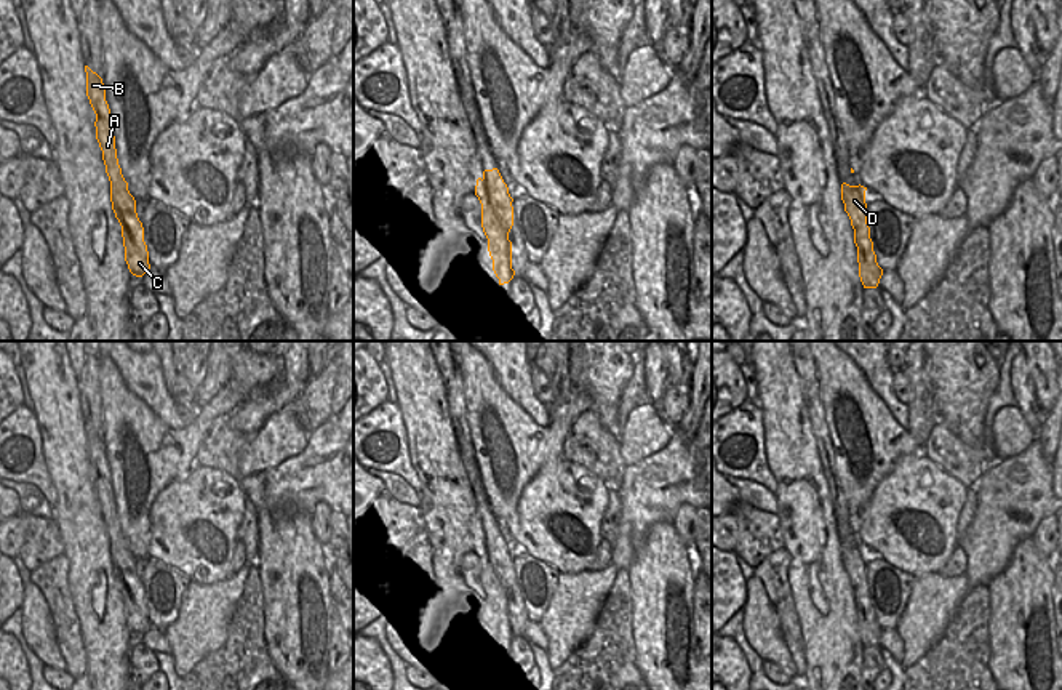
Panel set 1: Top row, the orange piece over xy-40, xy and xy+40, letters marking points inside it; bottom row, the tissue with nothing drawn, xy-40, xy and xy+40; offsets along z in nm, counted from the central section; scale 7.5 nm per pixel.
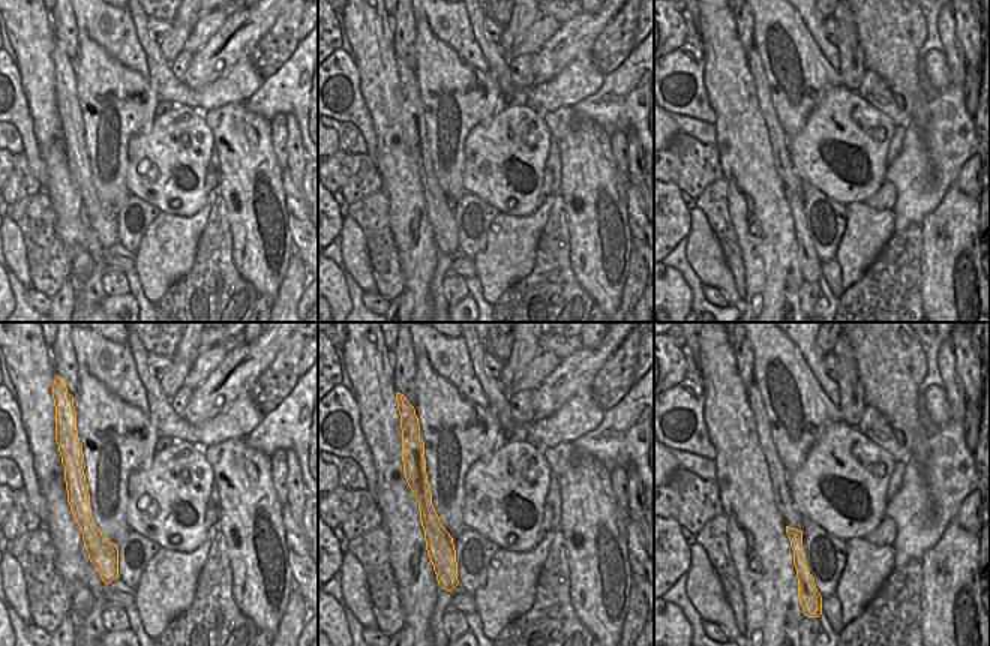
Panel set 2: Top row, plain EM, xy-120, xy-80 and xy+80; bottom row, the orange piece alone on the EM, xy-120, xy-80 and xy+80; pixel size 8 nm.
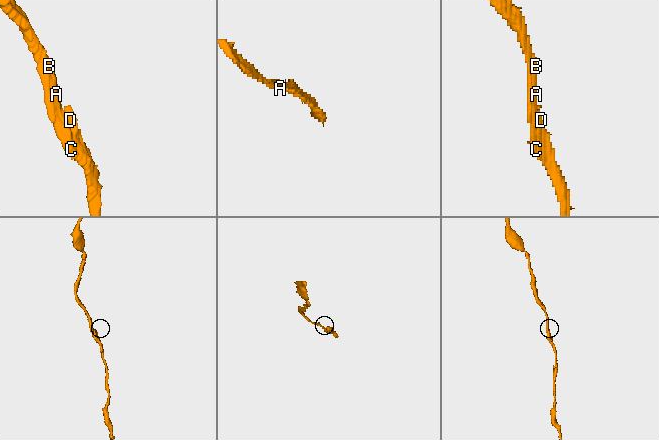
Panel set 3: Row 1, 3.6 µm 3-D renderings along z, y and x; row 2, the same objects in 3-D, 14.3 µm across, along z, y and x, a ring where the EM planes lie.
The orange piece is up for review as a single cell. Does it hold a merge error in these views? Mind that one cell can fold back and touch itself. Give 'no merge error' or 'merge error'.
no merge error

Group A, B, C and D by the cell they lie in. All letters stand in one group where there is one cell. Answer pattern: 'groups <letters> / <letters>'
groups A B C D

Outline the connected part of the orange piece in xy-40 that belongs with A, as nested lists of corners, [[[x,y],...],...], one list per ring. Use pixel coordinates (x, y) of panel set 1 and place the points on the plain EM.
[[[85,424],[86,455],[96,472],[96,498],[102,509],[106,532],[110,540],[110,560],[115,576],[122,584],[125,620],[133,634],[142,636],[149,628],[149,610],[144,600],[144,586],[136,572],[136,559],[128,549],[117,517],[115,495],[112,491],[110,467],[106,459],[102,437]]]

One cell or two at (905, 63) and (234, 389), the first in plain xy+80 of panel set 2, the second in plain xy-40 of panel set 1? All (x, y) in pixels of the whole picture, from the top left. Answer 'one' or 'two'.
two

